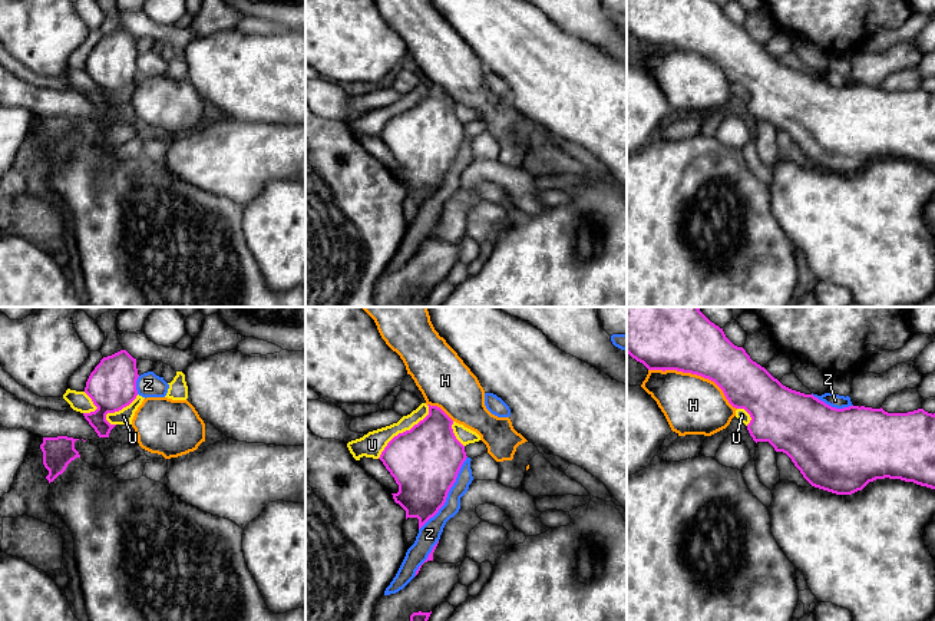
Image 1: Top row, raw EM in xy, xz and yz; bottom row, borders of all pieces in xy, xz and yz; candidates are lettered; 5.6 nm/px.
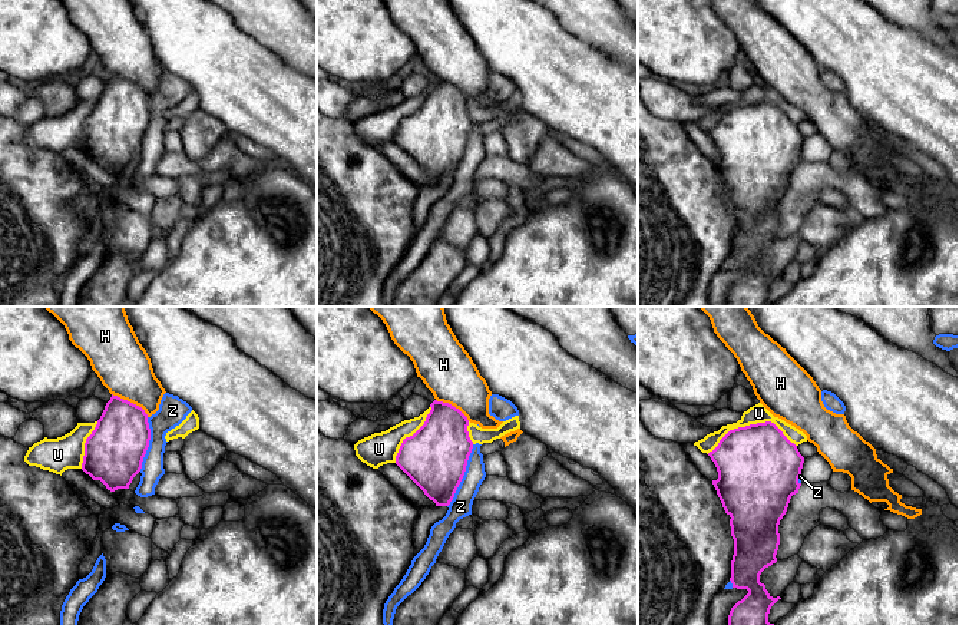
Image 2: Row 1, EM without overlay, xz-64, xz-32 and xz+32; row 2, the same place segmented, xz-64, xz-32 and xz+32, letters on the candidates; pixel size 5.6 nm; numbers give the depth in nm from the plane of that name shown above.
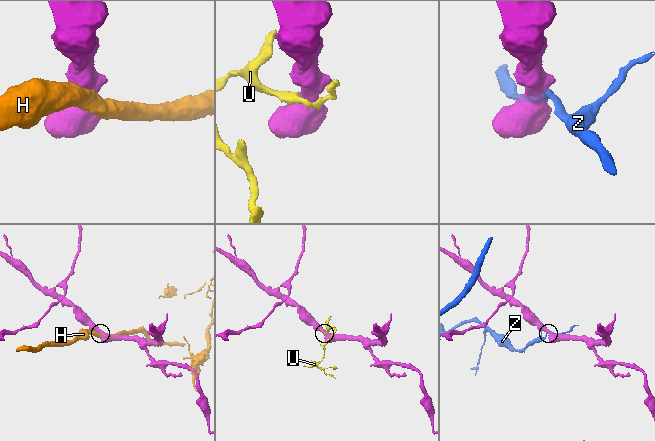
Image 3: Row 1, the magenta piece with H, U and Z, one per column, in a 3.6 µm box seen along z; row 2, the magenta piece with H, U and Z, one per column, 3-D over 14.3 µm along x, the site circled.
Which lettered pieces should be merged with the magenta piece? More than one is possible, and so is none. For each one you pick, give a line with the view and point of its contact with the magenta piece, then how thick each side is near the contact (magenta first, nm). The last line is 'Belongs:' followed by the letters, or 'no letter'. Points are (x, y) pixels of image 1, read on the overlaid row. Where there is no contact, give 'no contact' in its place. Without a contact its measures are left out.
Belongs: no letter

